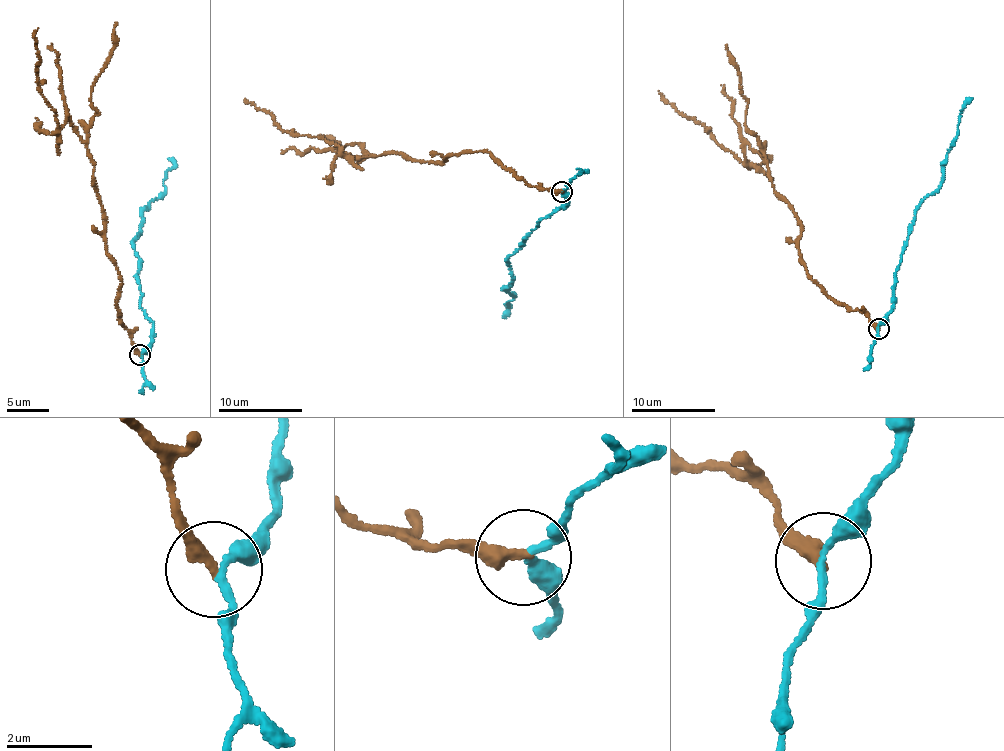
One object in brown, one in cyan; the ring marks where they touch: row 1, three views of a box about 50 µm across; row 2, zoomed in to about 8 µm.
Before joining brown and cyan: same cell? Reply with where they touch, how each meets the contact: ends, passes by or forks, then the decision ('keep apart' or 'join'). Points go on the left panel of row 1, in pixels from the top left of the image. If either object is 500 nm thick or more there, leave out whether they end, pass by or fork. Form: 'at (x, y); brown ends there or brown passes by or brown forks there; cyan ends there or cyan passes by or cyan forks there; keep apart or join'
at (139, 354); brown ends there; cyan passes by; keep apart

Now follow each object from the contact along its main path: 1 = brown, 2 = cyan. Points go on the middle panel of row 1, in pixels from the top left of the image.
1: (562, 192), (531, 186), (483, 150), (437, 164), (399, 152), (353, 158), (323, 138), (286, 131), (245, 98)
2: (562, 190), (567, 205), (540, 220), (507, 259), (512, 283), (504, 288), (514, 300), (505, 304), (503, 317)

